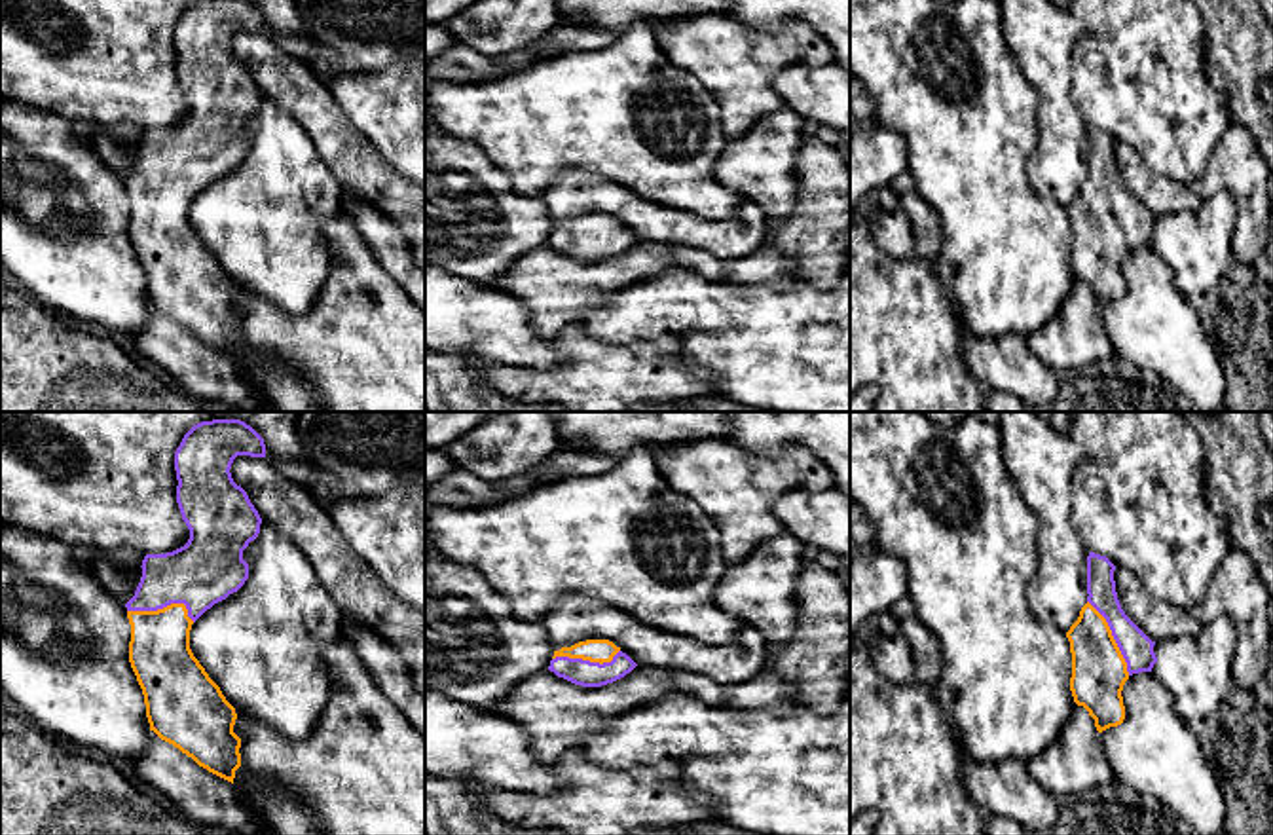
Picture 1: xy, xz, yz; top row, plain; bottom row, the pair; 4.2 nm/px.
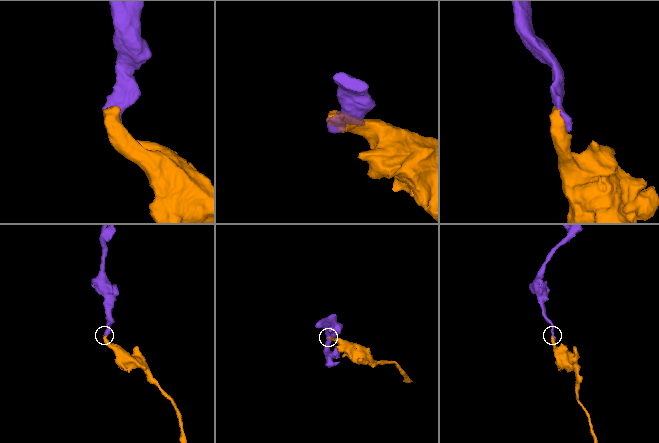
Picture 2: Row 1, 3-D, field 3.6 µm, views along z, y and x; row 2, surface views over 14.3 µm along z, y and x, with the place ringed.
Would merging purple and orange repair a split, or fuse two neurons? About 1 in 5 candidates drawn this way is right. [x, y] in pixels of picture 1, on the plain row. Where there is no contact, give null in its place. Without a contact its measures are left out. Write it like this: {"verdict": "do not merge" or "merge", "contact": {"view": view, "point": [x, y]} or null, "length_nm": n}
{"verdict": "merge", "contact": {"view": "xy", "point": [164, 181]}, "length_nm": 300}

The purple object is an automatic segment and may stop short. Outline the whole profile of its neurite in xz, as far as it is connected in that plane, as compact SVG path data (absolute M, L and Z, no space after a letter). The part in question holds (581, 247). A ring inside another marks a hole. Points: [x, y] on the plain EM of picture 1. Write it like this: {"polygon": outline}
{"polygon": "M586 214L554 226L548 245L582 262L601 262L630 249L637 239L609 214Z"}

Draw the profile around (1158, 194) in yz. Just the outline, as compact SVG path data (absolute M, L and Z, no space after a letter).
M1116 142L1114 156L1121 184L1152 216L1199 207L1201 199L1190 186L1157 175L1129 144Z

